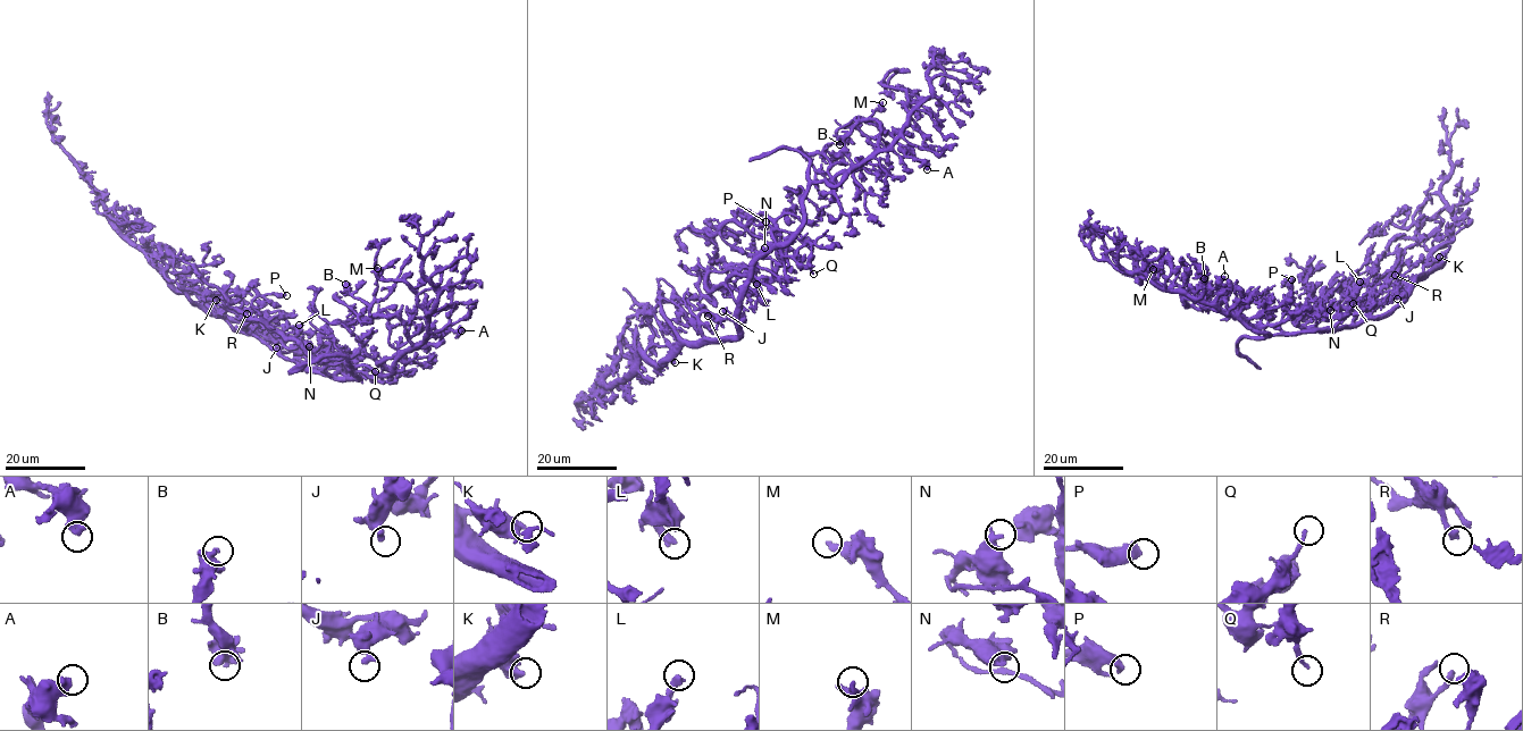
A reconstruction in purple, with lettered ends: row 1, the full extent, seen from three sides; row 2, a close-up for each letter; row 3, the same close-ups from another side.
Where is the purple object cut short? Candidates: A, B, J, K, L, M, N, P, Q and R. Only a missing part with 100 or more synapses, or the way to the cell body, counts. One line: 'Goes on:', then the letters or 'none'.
Goes on: none

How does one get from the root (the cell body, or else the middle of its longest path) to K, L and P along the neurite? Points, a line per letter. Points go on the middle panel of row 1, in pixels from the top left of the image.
K: (739, 303), (738, 335), (694, 344), (676, 343), (670, 355), (675, 362)
L: (739, 303), (747, 277), (730, 277), (735, 280), (741, 269), (747, 267), (756, 284)
P: (739, 303), (756, 260), (775, 244), (775, 226), (762, 213), (743, 225), (733, 212), (766, 221)

